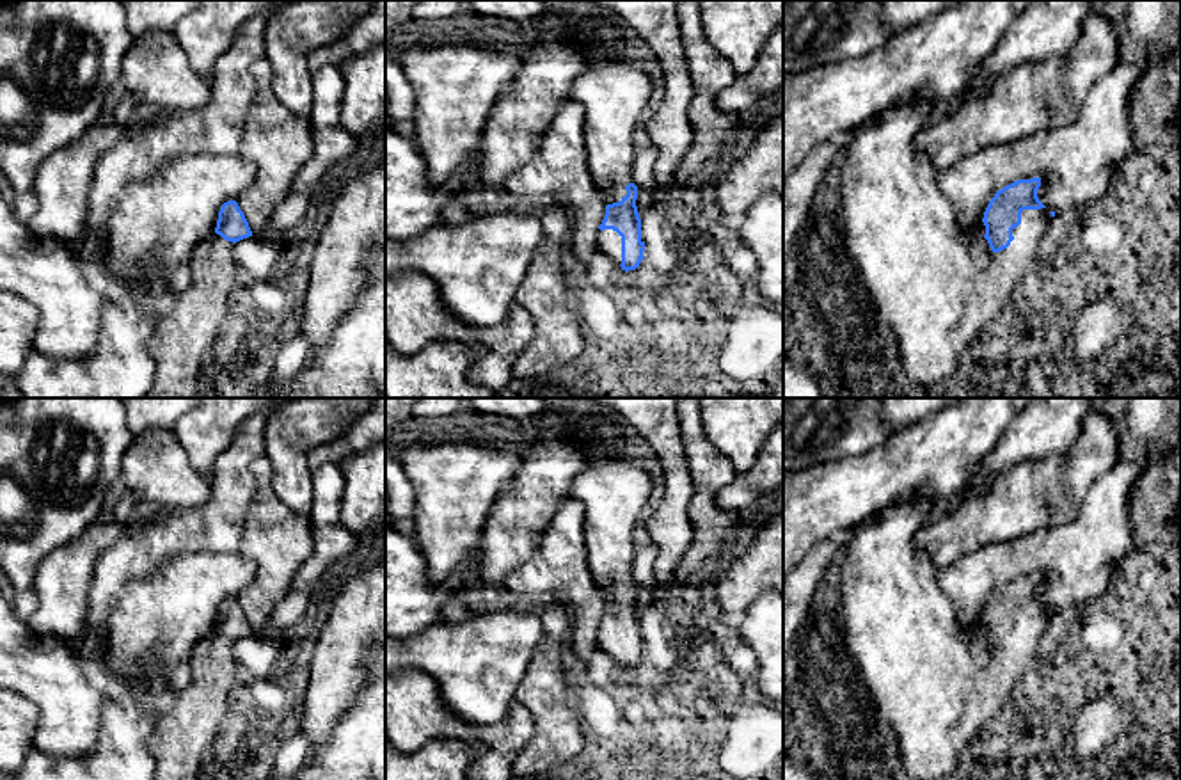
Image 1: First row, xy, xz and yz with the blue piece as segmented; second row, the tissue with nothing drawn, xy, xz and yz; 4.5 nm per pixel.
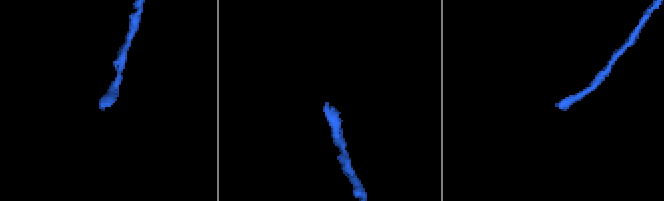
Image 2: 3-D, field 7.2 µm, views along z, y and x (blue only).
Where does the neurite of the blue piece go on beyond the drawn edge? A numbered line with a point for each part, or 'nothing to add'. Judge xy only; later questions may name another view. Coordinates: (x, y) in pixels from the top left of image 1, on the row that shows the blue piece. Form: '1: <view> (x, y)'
1: xy (183, 334)

